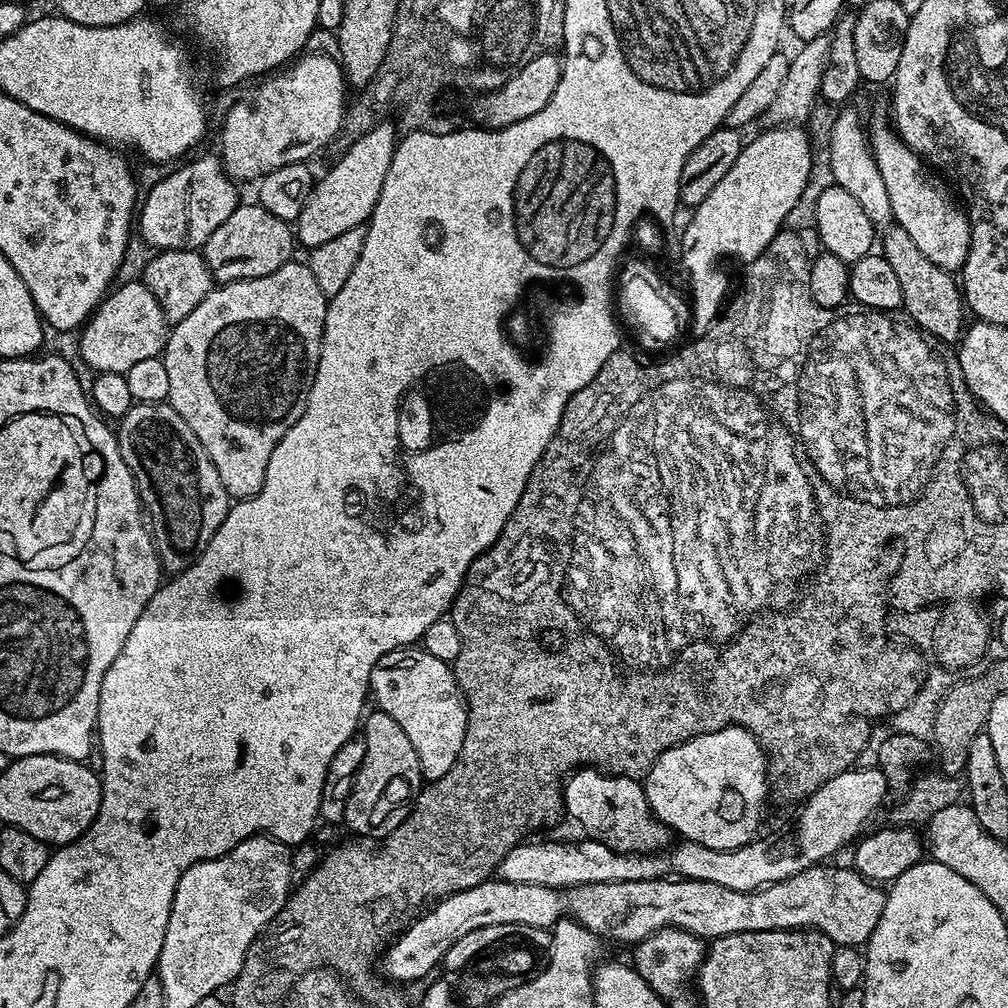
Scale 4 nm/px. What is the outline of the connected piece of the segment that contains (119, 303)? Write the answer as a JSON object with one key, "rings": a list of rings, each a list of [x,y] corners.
{"rings":[[[143,281],[117,285],[81,329],[79,357],[95,373],[125,374],[137,362],[159,357],[164,351],[169,331],[161,304]]]}

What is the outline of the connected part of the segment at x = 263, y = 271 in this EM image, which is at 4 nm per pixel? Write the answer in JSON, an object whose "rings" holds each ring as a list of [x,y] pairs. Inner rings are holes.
{"rings":[[[244,202],[234,214],[230,214],[230,218],[226,218],[226,222],[222,222],[222,226],[218,226],[218,230],[214,230],[214,234],[210,234],[202,255],[212,272],[213,281],[229,284],[274,274],[274,270],[293,259],[292,244],[294,248],[294,228],[289,221],[270,214],[270,210],[258,202]]]}

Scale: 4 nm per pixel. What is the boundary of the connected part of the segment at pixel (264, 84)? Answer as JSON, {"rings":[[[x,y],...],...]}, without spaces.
{"rings":[[[318,52],[314,56],[301,55],[291,61],[283,70],[261,79],[255,85],[249,100],[240,100],[224,116],[224,125],[220,128],[219,159],[228,175],[237,182],[243,180],[259,181],[268,172],[278,170],[278,166],[303,164],[311,161],[311,156],[323,144],[335,141],[342,131],[346,115],[344,104],[344,70],[335,55],[323,56]]]}

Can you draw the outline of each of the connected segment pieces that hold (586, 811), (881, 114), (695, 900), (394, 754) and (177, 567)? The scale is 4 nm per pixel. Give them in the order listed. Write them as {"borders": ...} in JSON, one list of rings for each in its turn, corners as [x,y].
{"borders":[[[[577,768],[565,779],[564,812],[572,815],[593,840],[610,846],[615,852],[647,854],[667,849],[670,829],[656,819],[644,793],[643,783],[631,776],[609,774],[599,768]]],[[[887,107],[876,108],[872,112],[870,147],[882,179],[886,182],[886,194],[890,194],[893,221],[900,224],[906,234],[910,234],[918,250],[922,250],[922,254],[926,254],[934,266],[942,266],[951,273],[963,269],[970,250],[968,213],[958,203],[949,185],[900,139],[890,123]]],[[[827,863],[817,864],[820,864],[817,868],[801,867],[790,878],[782,878],[782,882],[767,884],[753,892],[730,890],[715,882],[679,878],[594,882],[573,888],[526,886],[499,878],[484,880],[478,886],[437,899],[425,916],[418,917],[400,937],[397,935],[383,953],[383,975],[405,986],[411,980],[431,977],[446,950],[450,950],[458,938],[470,934],[470,930],[482,930],[482,926],[498,926],[501,930],[506,926],[551,930],[561,918],[576,920],[598,937],[629,946],[641,944],[660,928],[681,928],[708,942],[743,932],[802,928],[826,934],[836,946],[867,945],[874,934],[874,926],[878,926],[878,918],[882,918],[885,889],[860,875],[855,867],[827,868],[824,865]]],[[[369,711],[362,720],[362,739],[365,757],[353,778],[343,823],[352,827],[357,837],[379,838],[393,832],[408,817],[422,787],[420,763],[414,746],[410,746],[410,738],[406,738],[402,726],[390,714]]],[[[133,403],[132,409],[122,417],[119,424],[120,453],[126,466],[130,466],[140,503],[150,521],[150,531],[152,539],[156,541],[160,567],[168,574],[181,572],[199,558],[202,550],[206,550],[210,538],[214,538],[214,530],[222,526],[222,518],[226,518],[230,507],[229,494],[222,486],[222,478],[218,478],[218,470],[214,470],[214,462],[210,462],[202,442],[194,438],[194,430],[186,426],[182,414],[178,414],[178,410],[174,410],[171,404]]]]}

